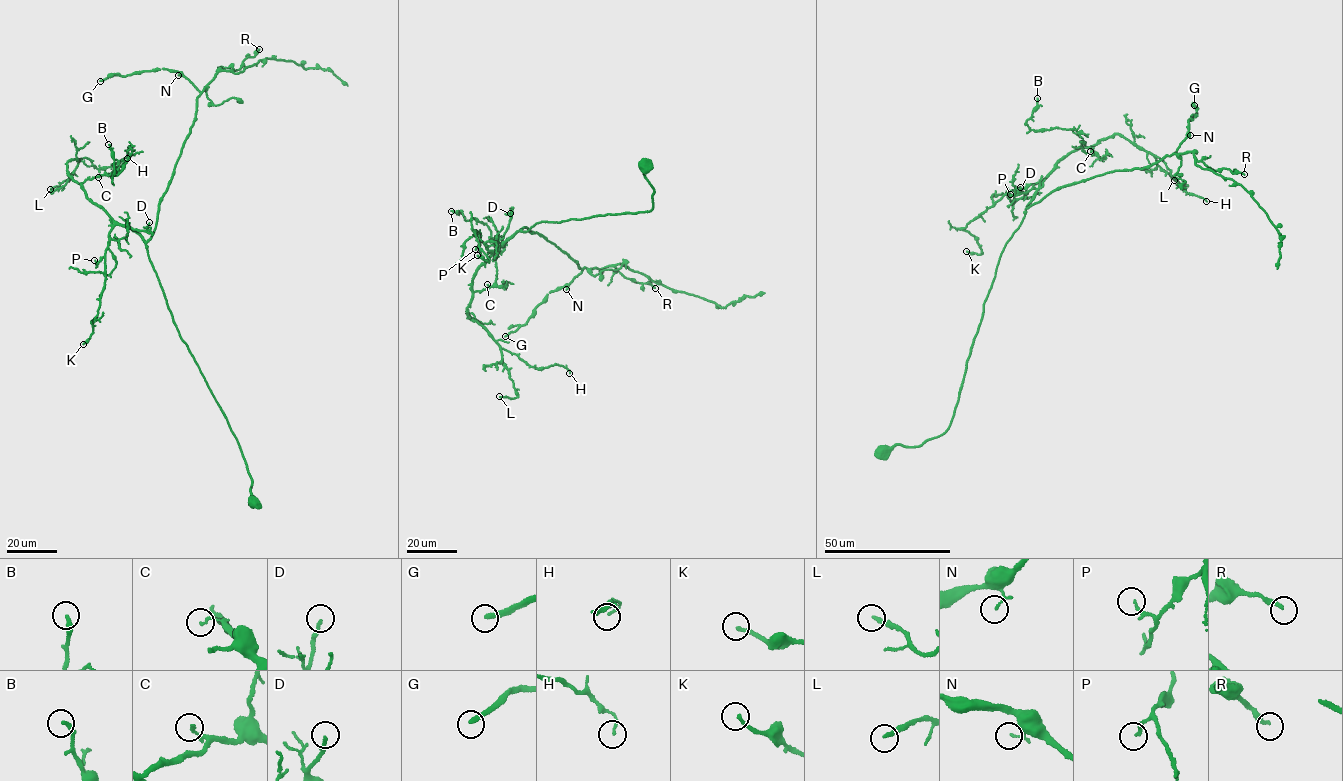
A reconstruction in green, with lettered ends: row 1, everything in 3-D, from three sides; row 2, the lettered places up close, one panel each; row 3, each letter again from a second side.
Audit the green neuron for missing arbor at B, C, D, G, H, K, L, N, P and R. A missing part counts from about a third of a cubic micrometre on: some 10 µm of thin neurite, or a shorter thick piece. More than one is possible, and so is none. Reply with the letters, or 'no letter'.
G

